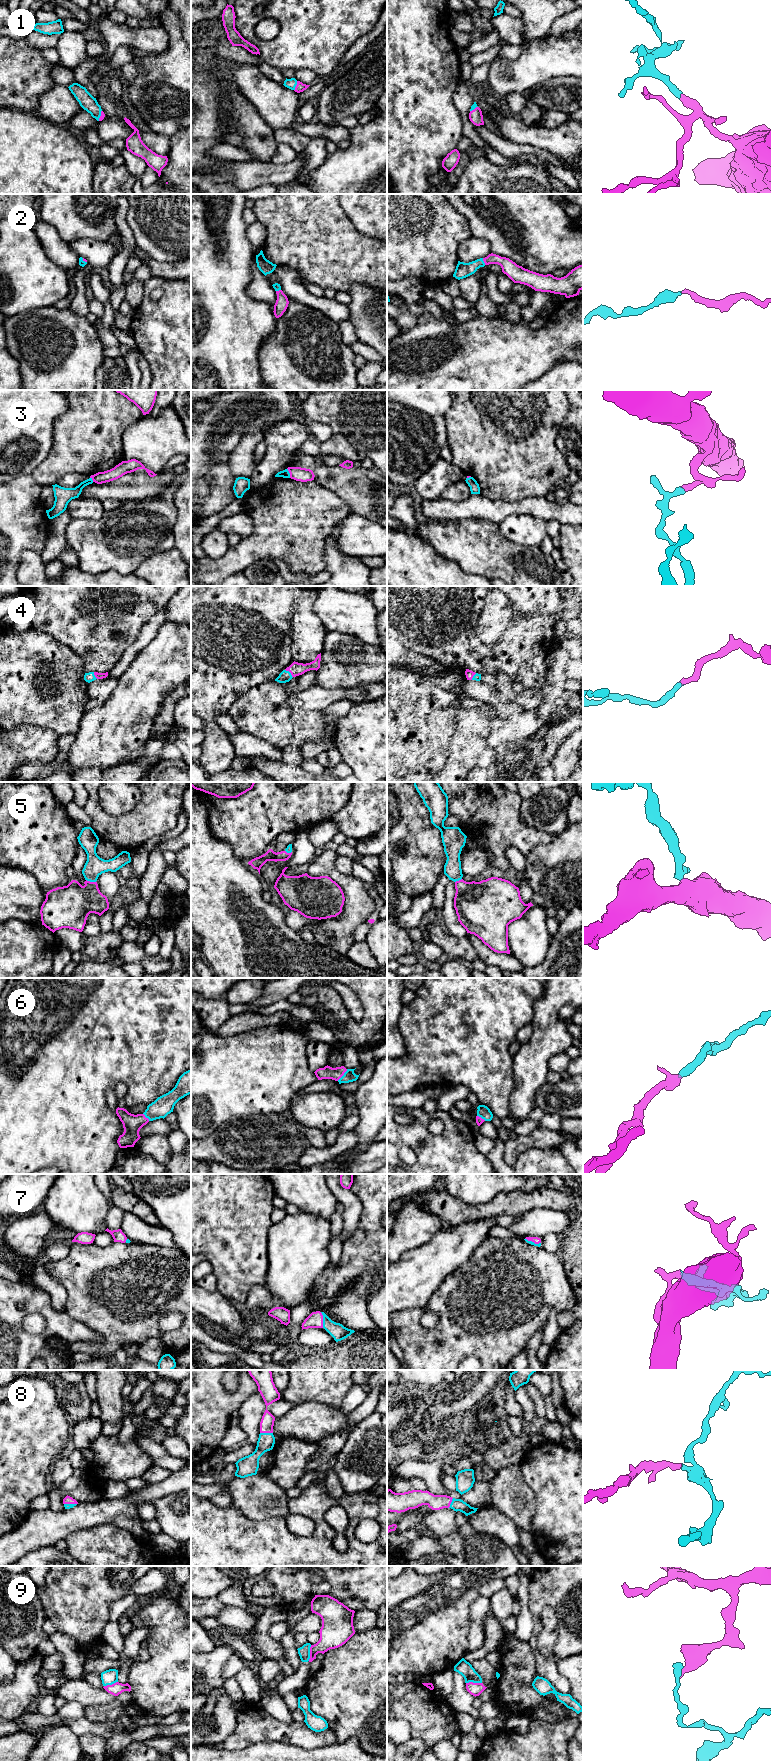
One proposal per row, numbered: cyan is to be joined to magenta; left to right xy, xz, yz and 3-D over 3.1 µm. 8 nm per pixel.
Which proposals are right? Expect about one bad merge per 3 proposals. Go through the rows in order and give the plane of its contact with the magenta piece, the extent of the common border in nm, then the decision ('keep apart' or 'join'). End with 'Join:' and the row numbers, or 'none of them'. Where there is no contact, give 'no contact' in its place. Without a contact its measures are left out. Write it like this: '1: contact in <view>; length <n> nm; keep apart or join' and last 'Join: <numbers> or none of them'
1: contact in xz; length 80 nm; join
2: contact in yz; length 60 nm; join
3: contact in xz; length 80 nm; keep apart
4: contact in xz; length 90 nm; join
5: contact in xy; length 80 nm; join
6: contact in xz; length 130 nm; join
7: contact in xz; length 130 nm; join
8: contact in xz; length 100 nm; join
9: contact in xz; length 130 nm; keep apart
Join: 1, 2, 4, 5, 6, 7, 8

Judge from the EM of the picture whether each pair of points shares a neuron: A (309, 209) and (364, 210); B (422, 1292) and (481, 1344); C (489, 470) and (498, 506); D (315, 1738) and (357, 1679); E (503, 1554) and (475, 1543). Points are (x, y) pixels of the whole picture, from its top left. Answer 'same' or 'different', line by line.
A: different
B: different
C: different
D: different
E: same

